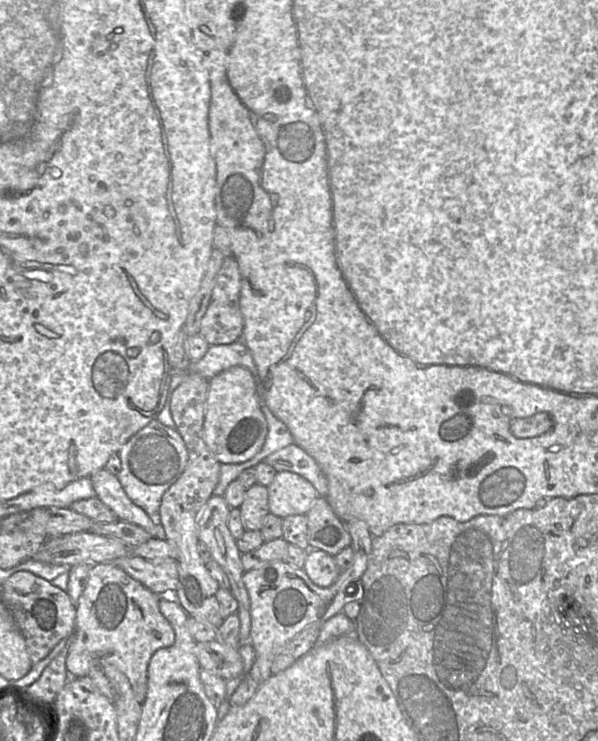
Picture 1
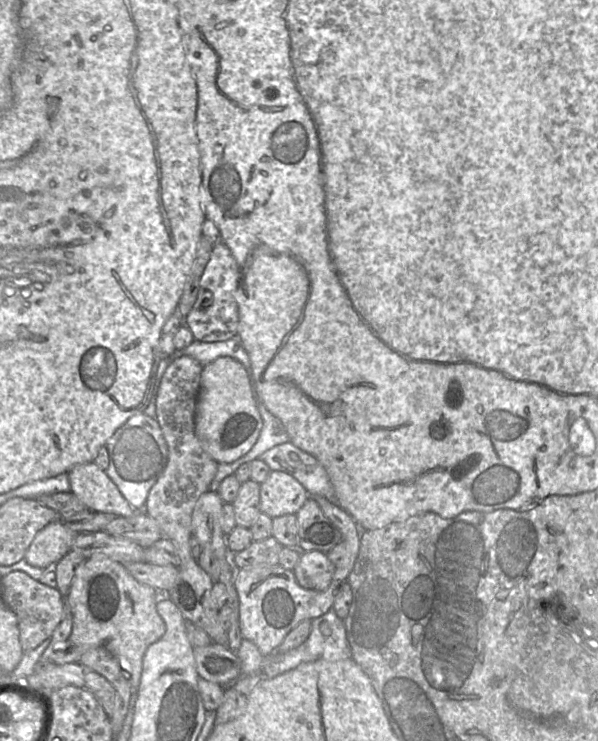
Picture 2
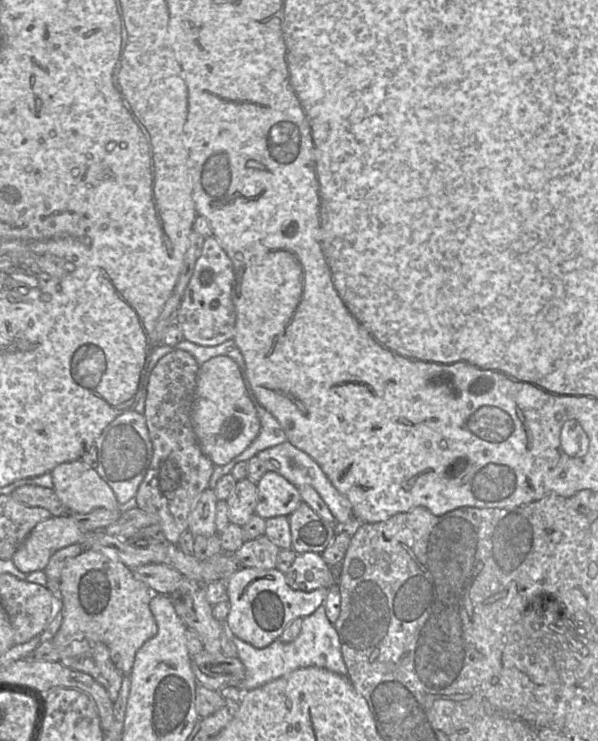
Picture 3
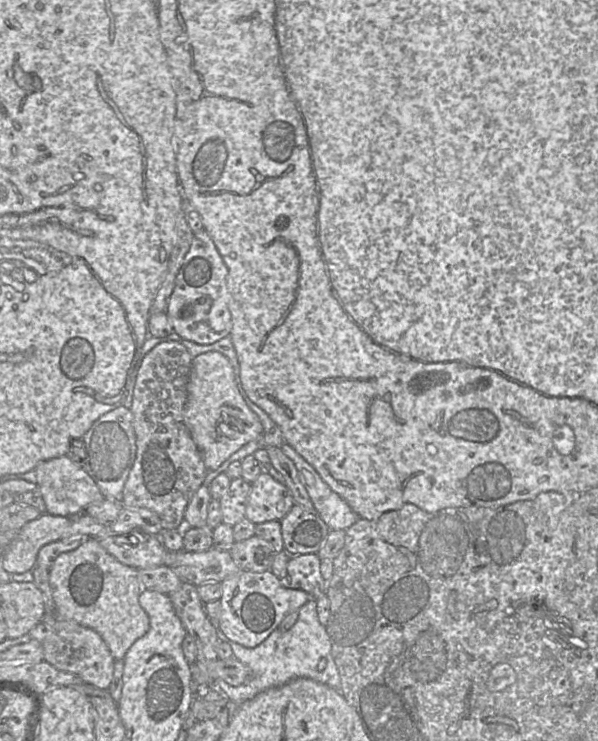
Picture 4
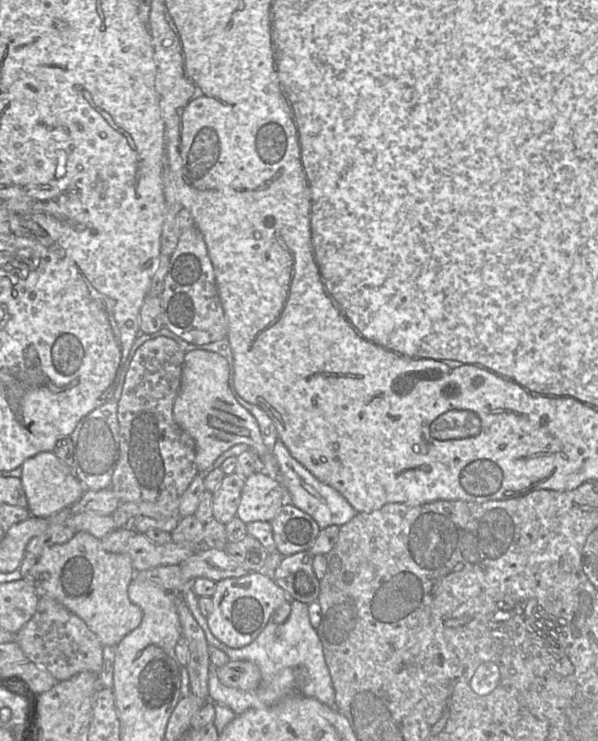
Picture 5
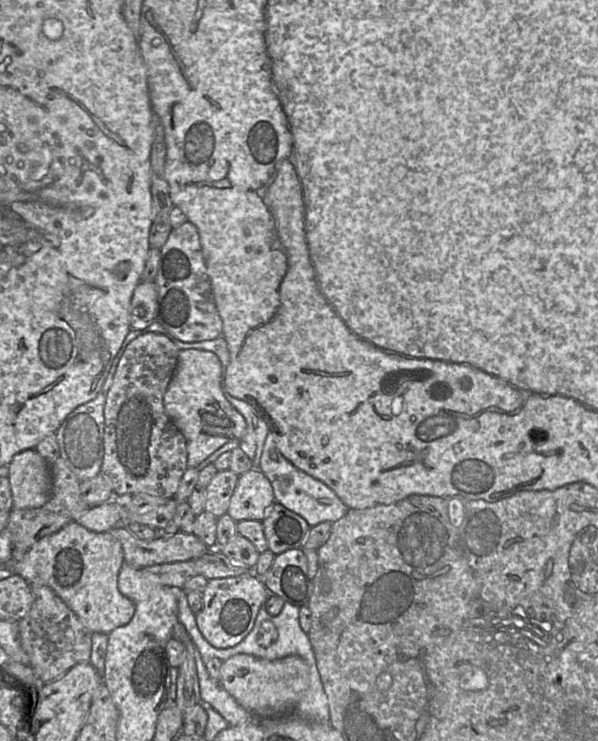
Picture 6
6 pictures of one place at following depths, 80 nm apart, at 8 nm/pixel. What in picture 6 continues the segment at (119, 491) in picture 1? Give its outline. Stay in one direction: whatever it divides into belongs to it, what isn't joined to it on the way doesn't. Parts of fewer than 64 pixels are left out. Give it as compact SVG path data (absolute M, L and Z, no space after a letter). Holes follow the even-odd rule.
M28 449L17 453L8 466L13 508L42 507L51 490L48 462L35 449Z

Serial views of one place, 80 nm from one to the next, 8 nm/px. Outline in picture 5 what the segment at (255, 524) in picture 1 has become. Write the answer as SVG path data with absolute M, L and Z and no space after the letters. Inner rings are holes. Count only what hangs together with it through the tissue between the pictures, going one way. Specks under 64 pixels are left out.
M236 473L224 476L212 493L213 518L227 524L236 517L244 484L245 479Z

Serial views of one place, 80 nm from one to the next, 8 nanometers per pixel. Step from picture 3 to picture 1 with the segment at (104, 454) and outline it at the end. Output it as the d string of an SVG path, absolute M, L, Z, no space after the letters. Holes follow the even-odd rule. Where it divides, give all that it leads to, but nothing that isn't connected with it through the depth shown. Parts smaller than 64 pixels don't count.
M156 419L134 434L118 451L121 469L117 479L130 500L152 519L159 521L159 508L164 493L181 476L188 463L188 451L176 429Z

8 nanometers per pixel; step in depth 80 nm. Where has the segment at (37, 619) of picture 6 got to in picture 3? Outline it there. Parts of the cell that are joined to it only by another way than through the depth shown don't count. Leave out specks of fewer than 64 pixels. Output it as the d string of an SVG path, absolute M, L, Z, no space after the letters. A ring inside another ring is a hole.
M73 641L61 652L62 665L92 676L115 702L124 675L111 659L108 647L98 641Z

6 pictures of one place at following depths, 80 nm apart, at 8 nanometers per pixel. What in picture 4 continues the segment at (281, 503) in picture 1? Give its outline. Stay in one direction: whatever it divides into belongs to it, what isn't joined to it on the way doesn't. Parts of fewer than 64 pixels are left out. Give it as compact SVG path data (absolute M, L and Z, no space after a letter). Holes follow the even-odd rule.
M261 472L251 483L245 518L255 525L278 520L294 506L289 489L267 472Z

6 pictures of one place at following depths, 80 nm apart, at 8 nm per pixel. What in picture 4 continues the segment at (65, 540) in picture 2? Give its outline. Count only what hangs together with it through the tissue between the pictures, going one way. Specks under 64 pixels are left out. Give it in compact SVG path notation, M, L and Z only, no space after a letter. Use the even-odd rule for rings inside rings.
M79 513L77 515L58 516L42 514L26 523L17 537L1 557L4 569L11 574L31 571L36 563L39 550L46 544L65 538L98 538L110 532L110 525L103 524L92 517Z

